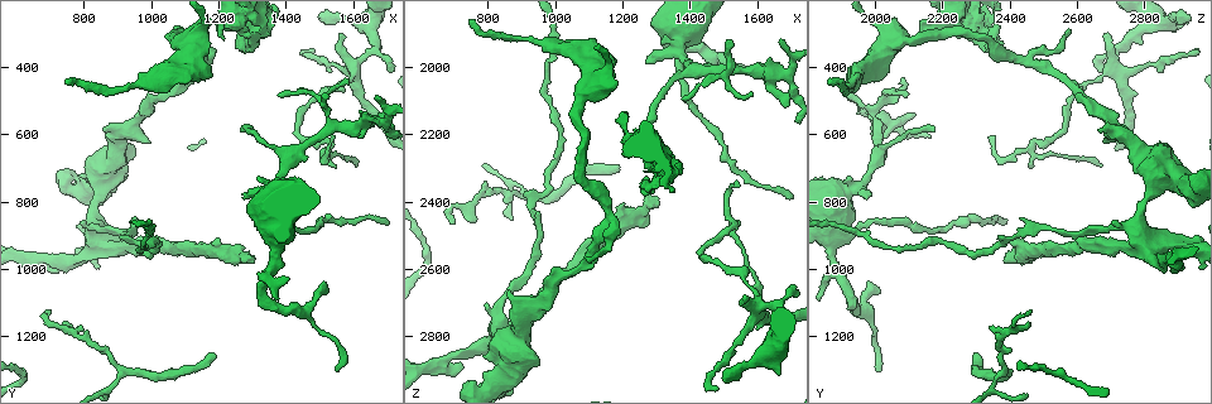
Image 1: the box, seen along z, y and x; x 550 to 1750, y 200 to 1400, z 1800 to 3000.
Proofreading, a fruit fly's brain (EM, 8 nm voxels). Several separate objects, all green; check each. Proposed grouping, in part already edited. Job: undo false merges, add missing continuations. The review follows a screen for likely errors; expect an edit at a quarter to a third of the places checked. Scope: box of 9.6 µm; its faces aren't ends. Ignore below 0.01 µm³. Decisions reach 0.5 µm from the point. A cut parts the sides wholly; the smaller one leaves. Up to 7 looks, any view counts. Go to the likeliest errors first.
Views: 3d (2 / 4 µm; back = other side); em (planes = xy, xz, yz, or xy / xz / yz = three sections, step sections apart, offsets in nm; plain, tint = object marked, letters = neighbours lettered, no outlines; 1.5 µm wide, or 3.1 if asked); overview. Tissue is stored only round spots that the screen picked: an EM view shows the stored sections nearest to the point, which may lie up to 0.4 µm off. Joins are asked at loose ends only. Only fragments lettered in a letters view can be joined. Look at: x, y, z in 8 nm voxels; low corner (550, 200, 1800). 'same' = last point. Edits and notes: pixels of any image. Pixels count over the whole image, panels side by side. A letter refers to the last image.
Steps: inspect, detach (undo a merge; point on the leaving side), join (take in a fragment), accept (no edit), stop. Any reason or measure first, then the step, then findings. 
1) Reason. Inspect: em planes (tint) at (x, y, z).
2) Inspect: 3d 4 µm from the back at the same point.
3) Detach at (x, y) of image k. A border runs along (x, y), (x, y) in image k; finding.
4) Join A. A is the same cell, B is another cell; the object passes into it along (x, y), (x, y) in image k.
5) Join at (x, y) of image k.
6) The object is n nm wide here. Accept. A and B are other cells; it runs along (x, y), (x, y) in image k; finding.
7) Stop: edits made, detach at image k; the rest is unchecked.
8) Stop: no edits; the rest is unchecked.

Stops while still wide. Inspect: 3d 4 µm at (1270, 330, 2370).

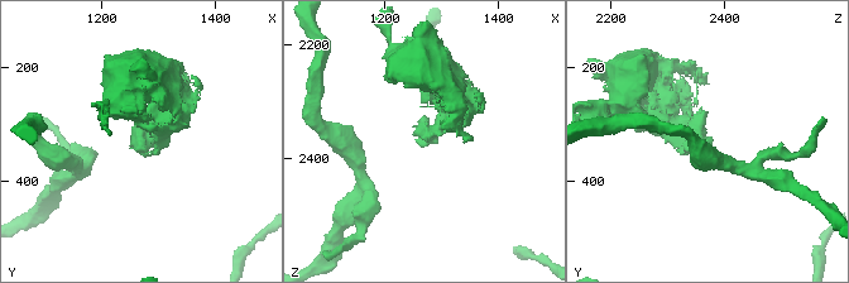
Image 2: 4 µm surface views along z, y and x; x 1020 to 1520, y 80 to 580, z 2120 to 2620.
Inspect: em planes (letters) at (1255, 325, 2375).

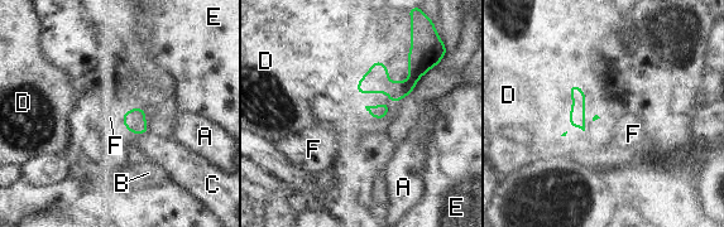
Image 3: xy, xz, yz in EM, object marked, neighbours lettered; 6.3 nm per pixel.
Accept. A, B, C, D, E and F are other cells; a border runs along (121, 116), (123, 121) in image 3; none of them fits.

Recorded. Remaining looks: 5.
Free end. Inspect: 3d 4 µm at (1520, 500, 1920).

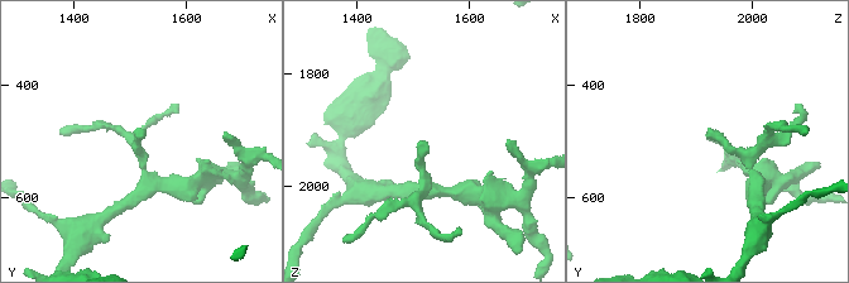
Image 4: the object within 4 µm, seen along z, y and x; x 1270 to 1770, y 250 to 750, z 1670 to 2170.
Inspect: em planes (plain) at (1510, 490, 1920).

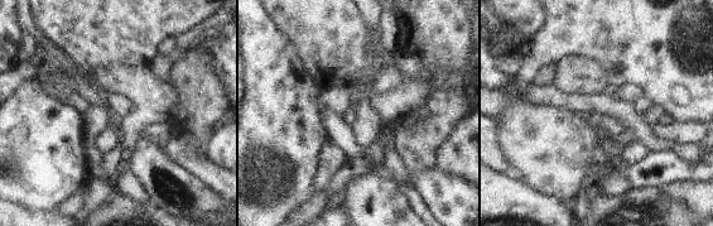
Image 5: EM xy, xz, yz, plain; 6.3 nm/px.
Inspect: em planes (letters) at the same point.

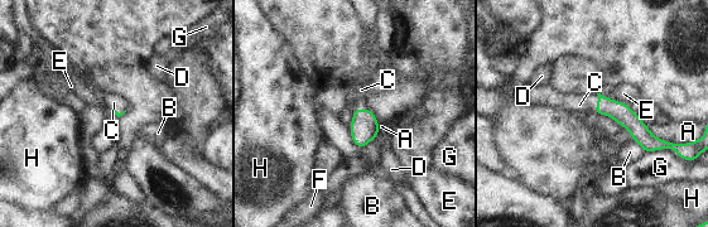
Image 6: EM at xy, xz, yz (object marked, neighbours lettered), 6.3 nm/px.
The longest contact is with A, 240 nm. Join at (579, 105) of image 6. C is the same cell, A, B, D, E, F, G and H are other cells; the cell continues.

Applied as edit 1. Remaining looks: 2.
Stop: edits made, join at image 6; the rest is unchecked.

